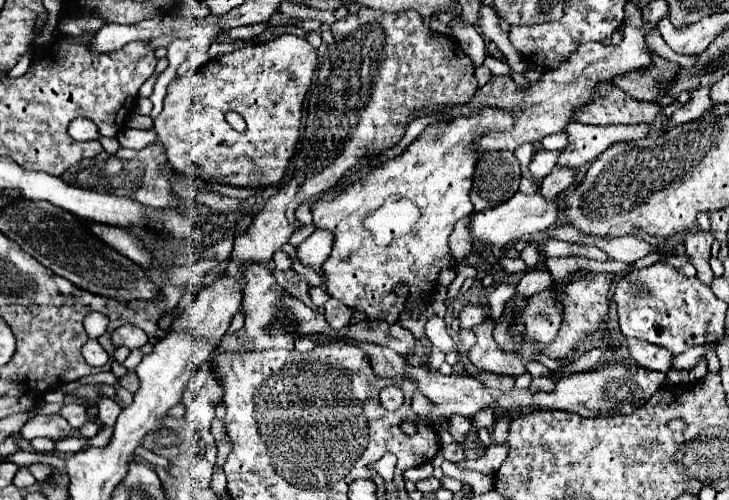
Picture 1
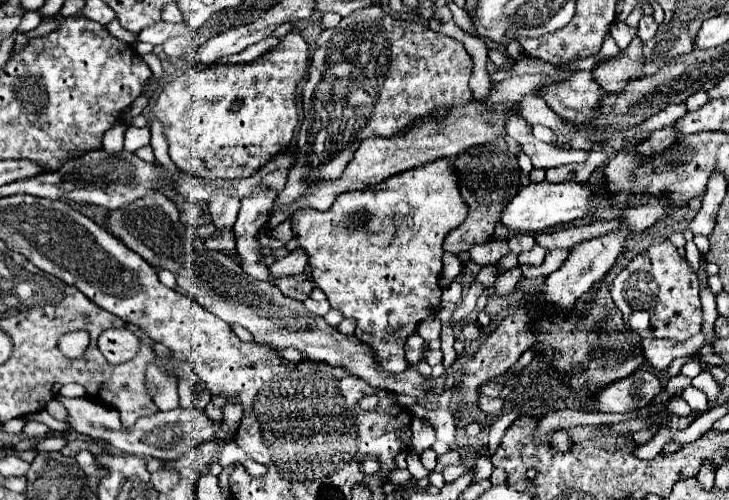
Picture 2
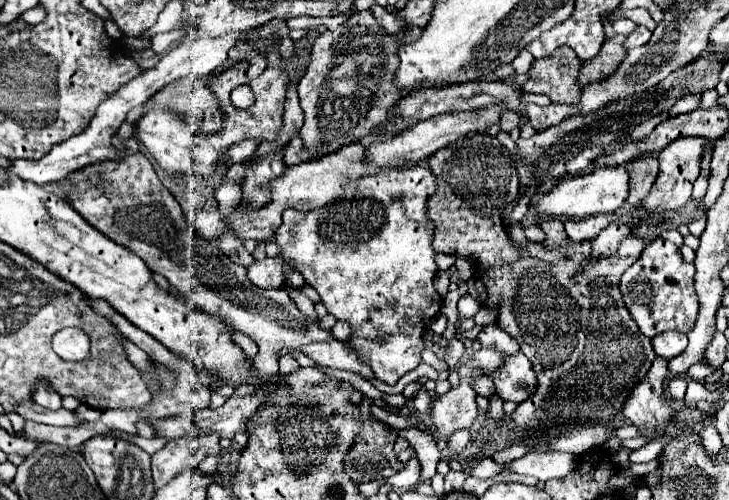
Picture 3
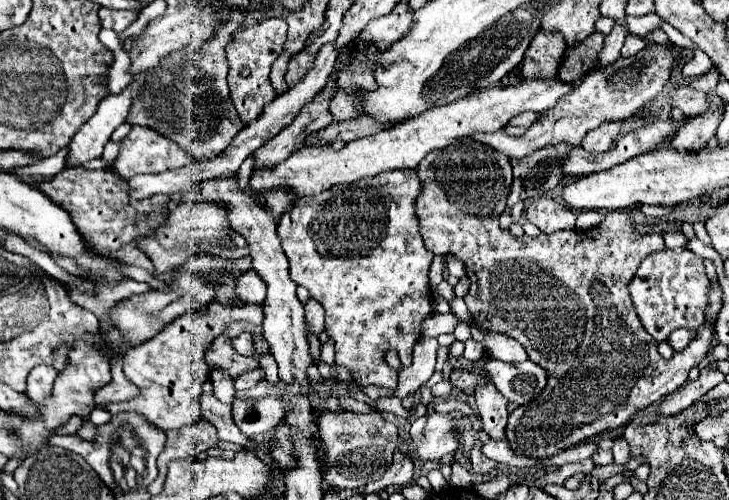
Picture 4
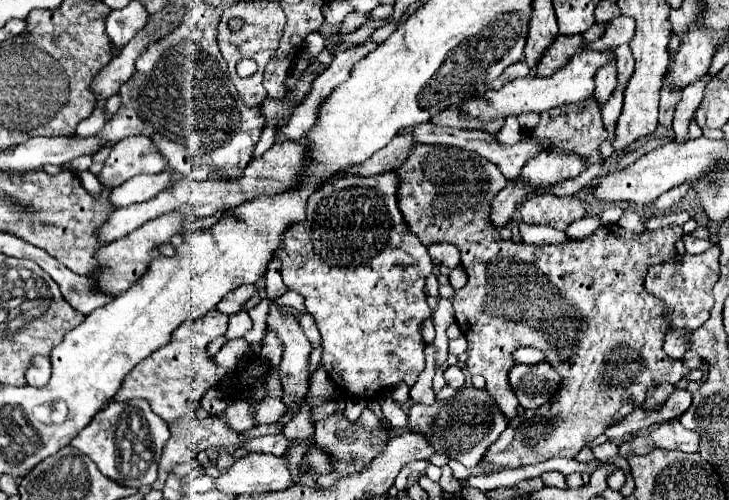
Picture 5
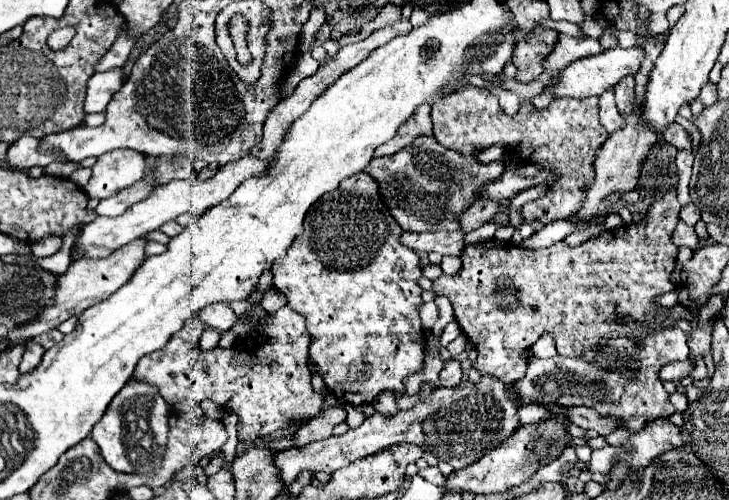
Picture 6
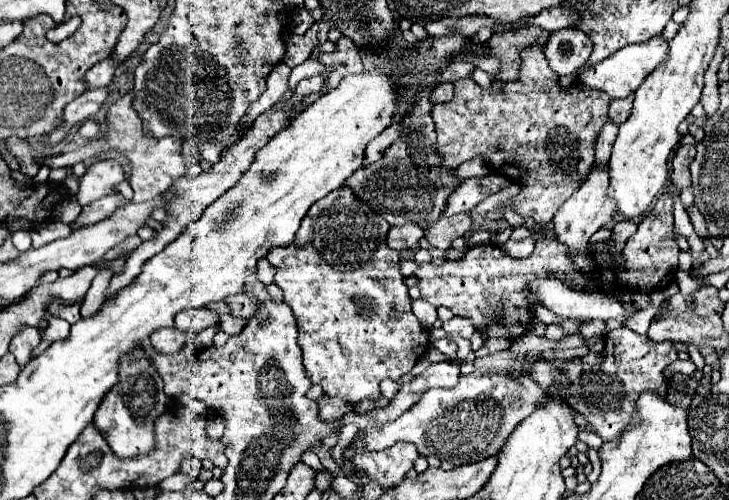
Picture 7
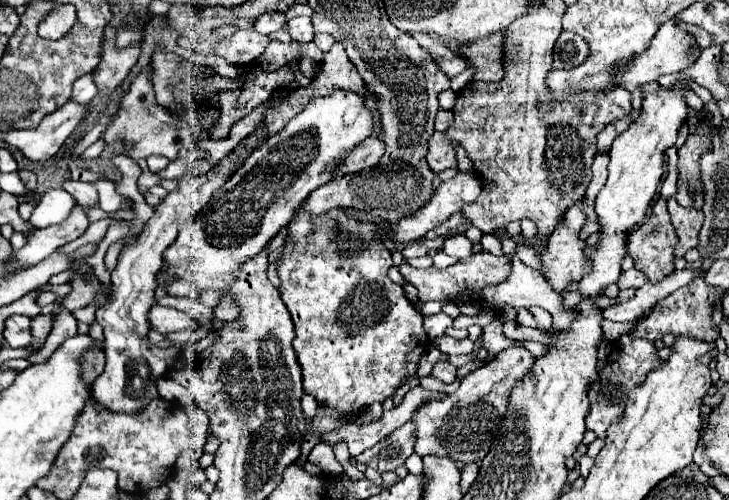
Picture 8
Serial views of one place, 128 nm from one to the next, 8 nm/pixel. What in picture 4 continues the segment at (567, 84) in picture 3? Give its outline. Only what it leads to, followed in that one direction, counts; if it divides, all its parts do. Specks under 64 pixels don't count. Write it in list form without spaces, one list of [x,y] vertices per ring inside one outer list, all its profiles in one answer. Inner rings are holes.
[[[540,32],[532,38],[528,46],[528,56],[524,56],[522,76],[524,78],[558,78],[556,72],[566,52],[566,42],[560,32]]]

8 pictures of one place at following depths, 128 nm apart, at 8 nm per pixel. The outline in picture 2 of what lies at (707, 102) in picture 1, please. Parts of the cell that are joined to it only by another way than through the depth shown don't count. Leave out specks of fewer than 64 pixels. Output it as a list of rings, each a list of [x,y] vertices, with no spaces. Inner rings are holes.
[[[666,126],[662,130],[656,130],[650,134],[650,138],[646,142],[640,142],[636,148],[634,148],[634,154],[636,156],[654,156],[654,154],[660,154],[664,152],[666,148],[670,148],[674,144],[676,136],[674,136],[674,126]]]

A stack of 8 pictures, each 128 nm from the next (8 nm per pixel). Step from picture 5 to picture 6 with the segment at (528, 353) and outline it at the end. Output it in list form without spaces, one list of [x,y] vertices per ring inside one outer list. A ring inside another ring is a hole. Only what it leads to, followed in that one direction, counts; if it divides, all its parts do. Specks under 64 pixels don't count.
[[[544,334],[544,336],[538,338],[538,342],[534,342],[534,346],[530,350],[532,350],[534,358],[552,358],[552,356],[556,356],[556,352],[554,352],[554,338]]]

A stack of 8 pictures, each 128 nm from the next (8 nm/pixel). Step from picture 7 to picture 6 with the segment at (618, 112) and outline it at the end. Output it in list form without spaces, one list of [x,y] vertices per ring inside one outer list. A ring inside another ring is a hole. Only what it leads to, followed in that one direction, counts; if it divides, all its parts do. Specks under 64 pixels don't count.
[[[634,78],[620,80],[620,86],[616,86],[614,96],[616,96],[618,110],[630,110],[632,100],[634,100]]]

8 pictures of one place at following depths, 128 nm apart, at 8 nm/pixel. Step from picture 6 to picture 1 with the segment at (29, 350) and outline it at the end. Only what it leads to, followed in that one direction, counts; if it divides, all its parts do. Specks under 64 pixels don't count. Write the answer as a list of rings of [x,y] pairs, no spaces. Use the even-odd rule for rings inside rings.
[[[64,404],[58,414],[60,414],[72,428],[80,428],[84,422],[88,422],[86,406],[80,406],[80,404]]]

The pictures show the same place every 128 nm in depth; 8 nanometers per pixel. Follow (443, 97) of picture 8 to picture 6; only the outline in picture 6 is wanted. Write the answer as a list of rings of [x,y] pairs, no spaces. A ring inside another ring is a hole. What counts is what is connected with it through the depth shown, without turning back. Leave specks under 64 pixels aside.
[[[420,104],[420,108],[416,108],[416,112],[400,126],[400,132],[396,132],[396,138],[392,138],[388,144],[382,144],[380,148],[374,150],[374,156],[388,156],[394,154],[402,148],[406,148],[414,138],[418,138],[420,134],[432,136],[432,122],[430,122],[430,104]]]

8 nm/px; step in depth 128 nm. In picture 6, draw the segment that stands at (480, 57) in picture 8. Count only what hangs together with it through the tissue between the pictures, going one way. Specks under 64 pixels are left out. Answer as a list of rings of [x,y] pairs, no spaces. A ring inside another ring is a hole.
[[[536,28],[528,36],[516,36],[516,56],[512,56],[512,64],[518,68],[516,80],[518,82],[532,82],[544,70],[544,58],[552,52],[556,44],[558,32]]]

